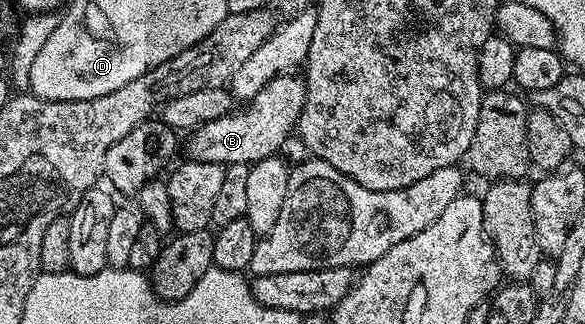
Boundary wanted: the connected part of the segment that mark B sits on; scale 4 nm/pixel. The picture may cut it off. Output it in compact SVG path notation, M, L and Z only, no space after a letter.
M294 72L276 76L264 84L260 92L256 92L249 104L243 106L246 106L243 110L235 109L216 120L208 120L204 125L194 127L187 137L191 138L184 142L185 157L191 162L207 162L224 167L232 164L250 166L265 158L275 157L281 151L278 149L289 140L290 134L292 138L298 117L306 109L306 79Z

